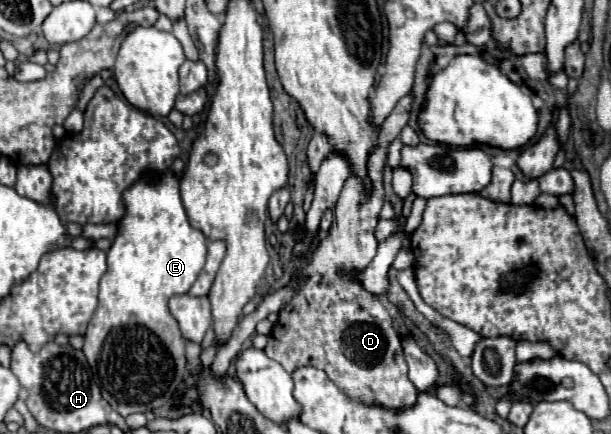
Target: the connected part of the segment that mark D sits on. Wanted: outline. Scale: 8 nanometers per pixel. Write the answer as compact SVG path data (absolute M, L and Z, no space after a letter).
M412 93L404 95L378 131L376 145L368 155L368 179L372 191L366 191L364 179L356 175L350 175L344 183L334 209L336 221L328 237L314 249L306 269L296 273L308 275L308 281L278 313L278 323L264 349L266 355L276 359L288 373L306 365L322 369L348 399L362 401L364 405L380 405L384 409L408 409L408 405L416 405L420 391L408 379L400 335L394 331L388 311L378 297L368 293L360 283L342 279L338 269L364 269L376 255L378 241L374 237L374 227L384 205L382 171L386 167L388 145L408 123L412 101Z

